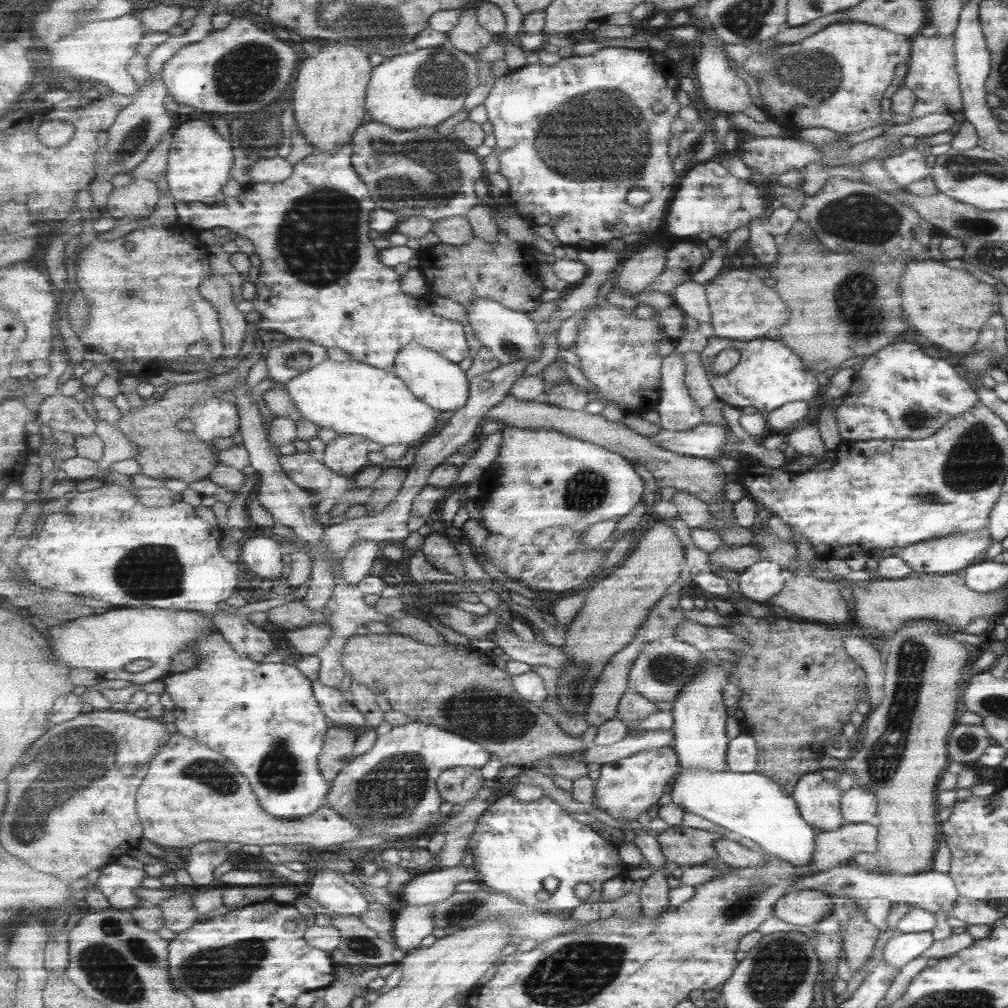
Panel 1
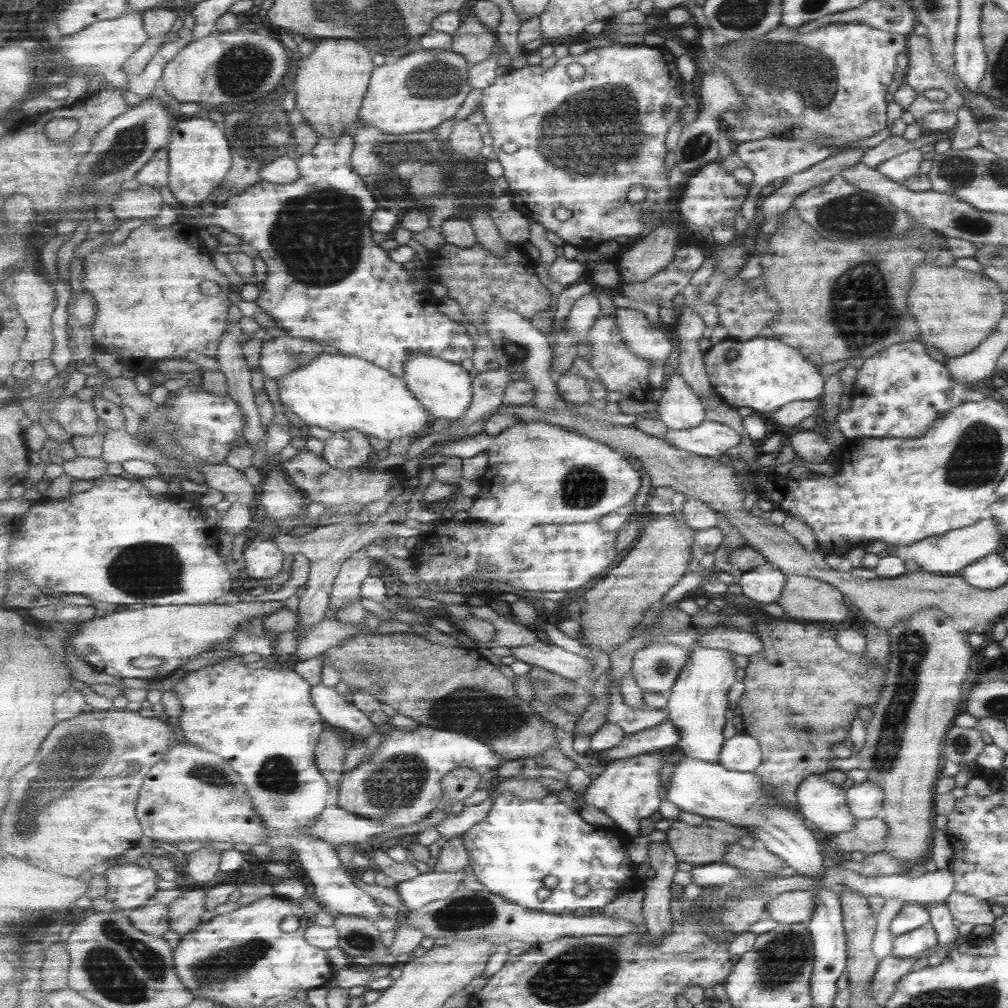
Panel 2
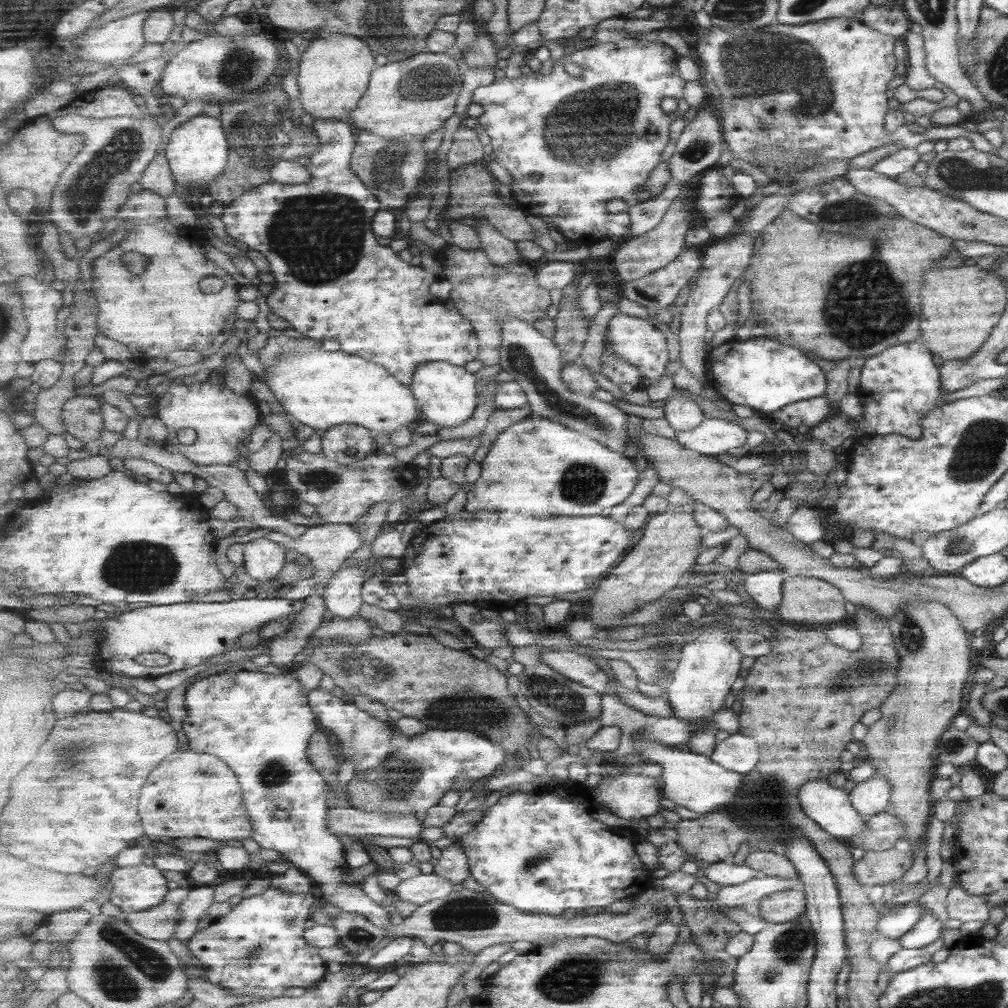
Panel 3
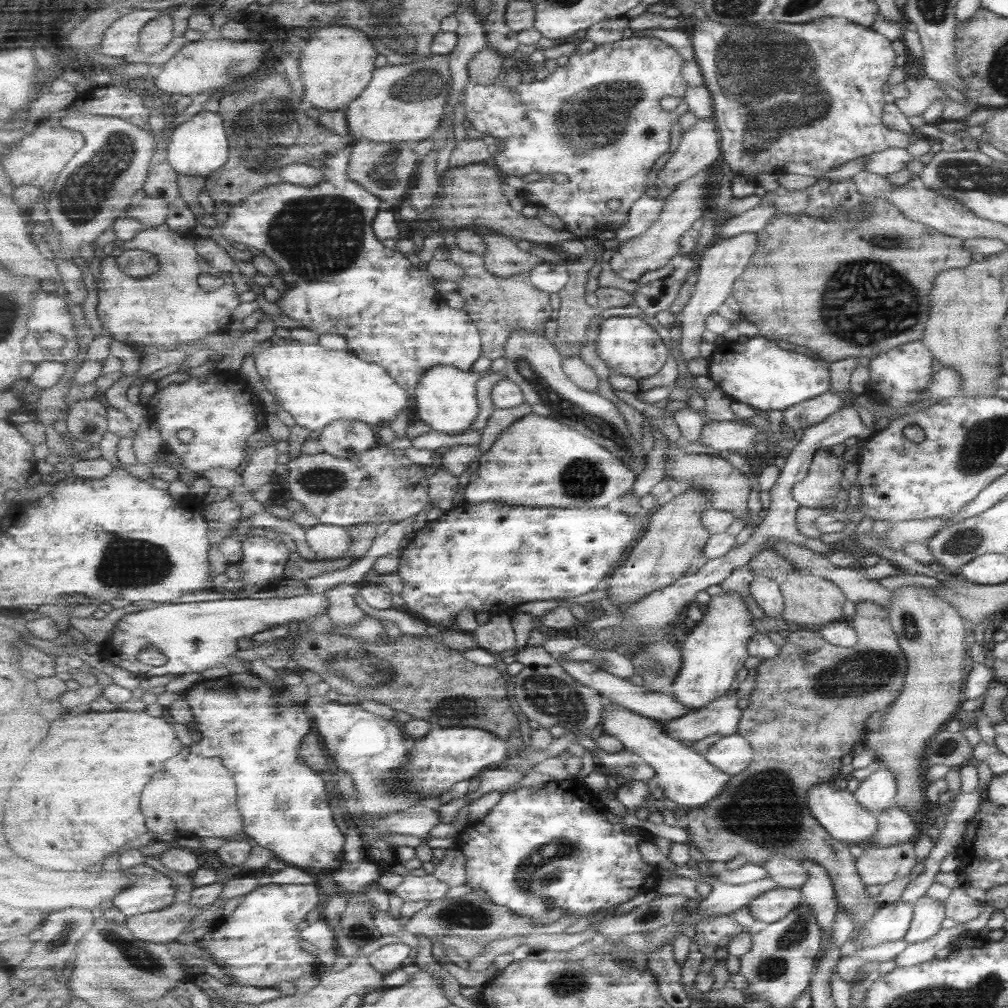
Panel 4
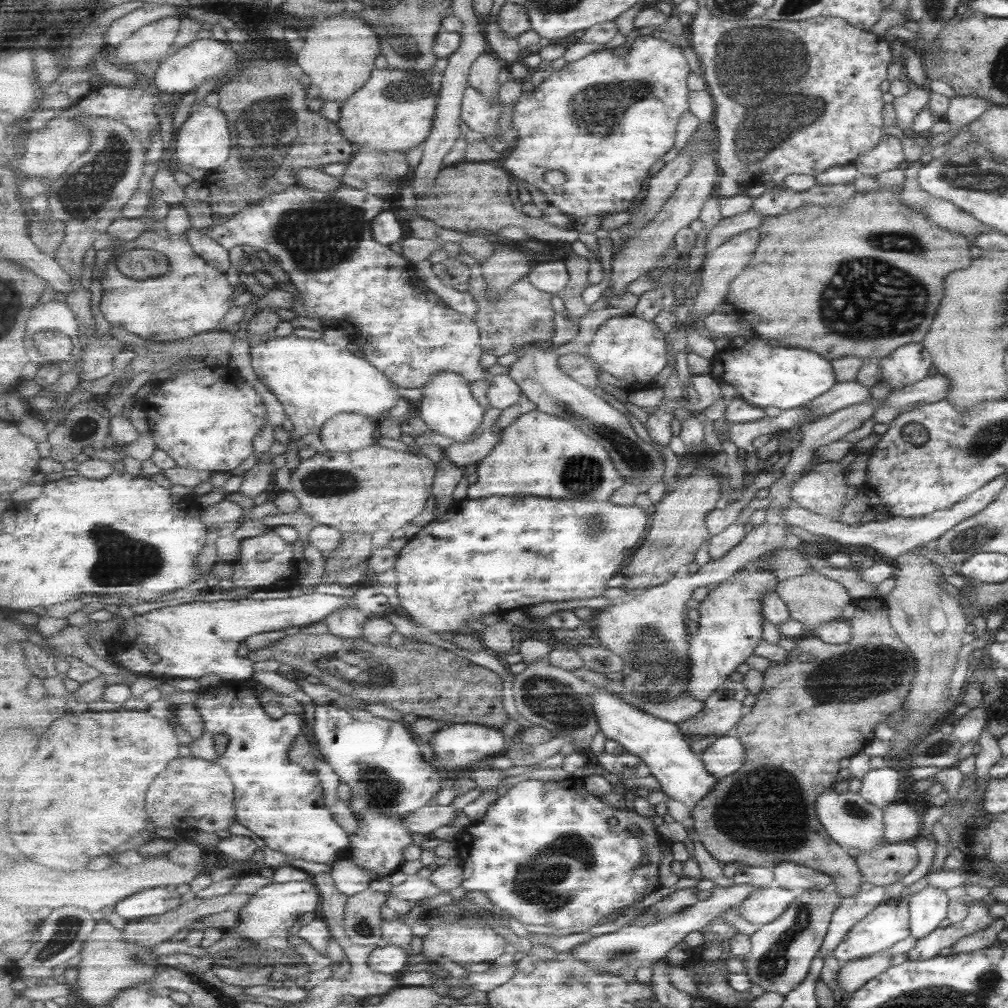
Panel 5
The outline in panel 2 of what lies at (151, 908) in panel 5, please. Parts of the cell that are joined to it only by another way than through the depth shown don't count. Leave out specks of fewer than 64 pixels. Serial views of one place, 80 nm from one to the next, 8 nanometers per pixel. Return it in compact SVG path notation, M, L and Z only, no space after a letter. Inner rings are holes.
M124 863L110 867L105 871L104 875L108 883L105 898L117 906L117 910L129 910L130 912L131 908L134 910L147 904L152 904L154 903L153 896L159 892L159 886L157 886L159 876L156 870L153 870L150 866L145 868L139 865Z

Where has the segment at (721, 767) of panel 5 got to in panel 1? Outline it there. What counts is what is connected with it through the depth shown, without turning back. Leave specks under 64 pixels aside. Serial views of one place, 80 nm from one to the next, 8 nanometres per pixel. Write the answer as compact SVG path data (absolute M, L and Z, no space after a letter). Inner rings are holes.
M747 732L731 740L727 751L727 768L729 771L748 773L757 771L759 747Z

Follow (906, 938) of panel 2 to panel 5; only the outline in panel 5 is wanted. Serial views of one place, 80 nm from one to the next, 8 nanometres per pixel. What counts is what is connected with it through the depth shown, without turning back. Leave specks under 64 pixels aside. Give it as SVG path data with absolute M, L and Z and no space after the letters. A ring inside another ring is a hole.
M927 885L919 889L910 898L910 936L919 940L938 928L937 924L945 918L947 912L948 898L944 890Z

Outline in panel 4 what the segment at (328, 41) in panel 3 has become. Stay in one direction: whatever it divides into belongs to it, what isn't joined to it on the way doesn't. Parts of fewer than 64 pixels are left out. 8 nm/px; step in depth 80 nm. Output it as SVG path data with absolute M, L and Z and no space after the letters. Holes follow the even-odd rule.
M335 24L331 28L319 28L311 34L309 42L302 50L298 64L301 64L301 74L305 80L305 105L322 112L347 111L350 104L355 102L373 78L375 61L379 57L371 38L365 32L355 28L347 28ZM311 102L311 104L307 104Z

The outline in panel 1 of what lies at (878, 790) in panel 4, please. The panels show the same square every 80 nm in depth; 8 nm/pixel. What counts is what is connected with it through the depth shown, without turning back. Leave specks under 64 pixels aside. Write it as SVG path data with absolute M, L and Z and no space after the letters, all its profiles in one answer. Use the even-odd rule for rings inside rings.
M852 786L844 791L842 813L849 823L869 823L878 814L878 798L869 789Z

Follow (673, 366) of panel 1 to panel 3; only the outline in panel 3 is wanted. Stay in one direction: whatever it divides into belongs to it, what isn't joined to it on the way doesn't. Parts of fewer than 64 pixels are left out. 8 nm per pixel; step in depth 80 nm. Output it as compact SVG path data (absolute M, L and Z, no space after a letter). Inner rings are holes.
M672 392L664 405L664 417L678 432L685 432L697 428L705 419L706 414L691 395L679 395Z

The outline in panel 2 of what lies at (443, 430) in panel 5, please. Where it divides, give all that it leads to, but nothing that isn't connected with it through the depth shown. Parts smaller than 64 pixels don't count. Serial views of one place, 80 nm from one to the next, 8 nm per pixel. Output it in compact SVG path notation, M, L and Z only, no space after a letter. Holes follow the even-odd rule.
M412 354L405 363L403 379L420 401L430 411L432 421L444 418L452 424L457 422L471 406L474 399L474 378L463 366L430 354Z

